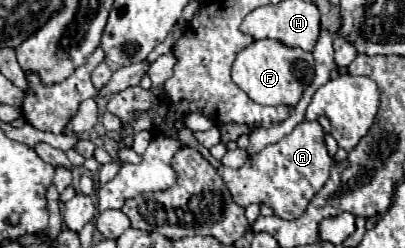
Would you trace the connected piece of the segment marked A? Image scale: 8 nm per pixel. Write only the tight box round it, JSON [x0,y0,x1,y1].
[218,122,332,220]

